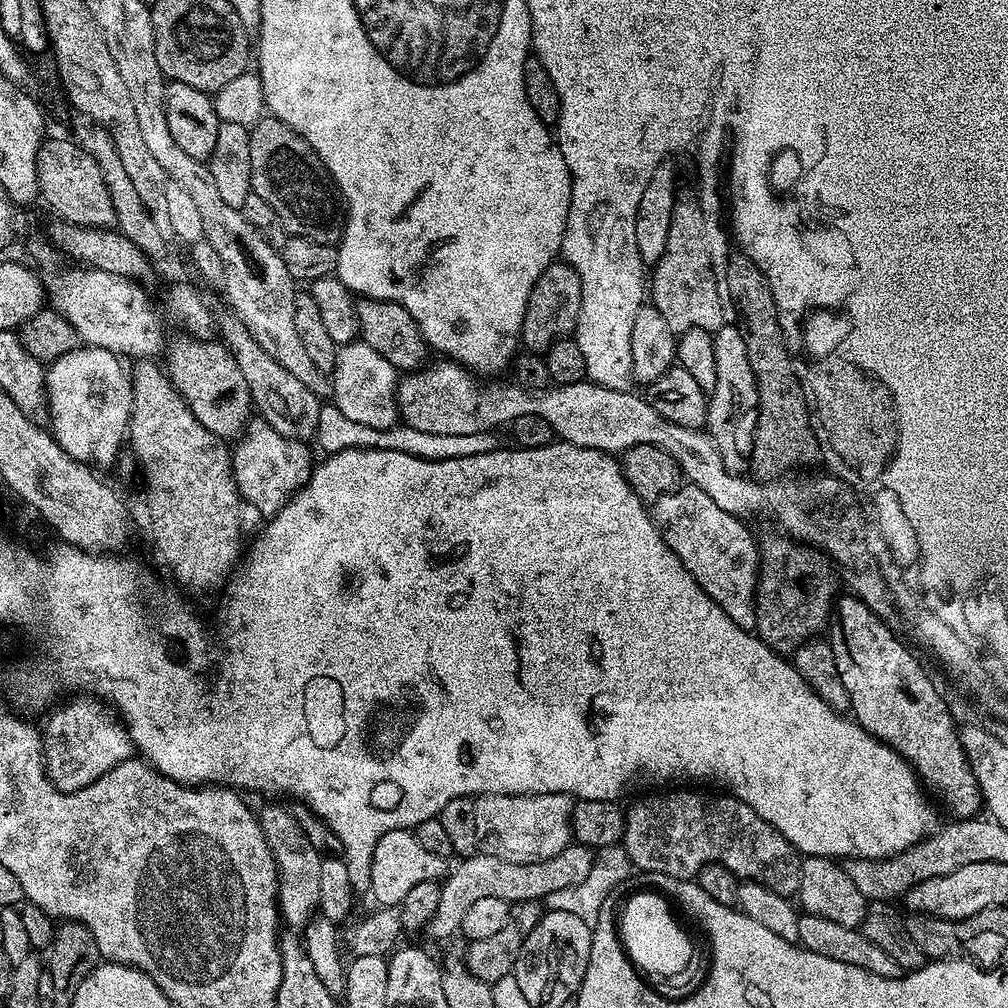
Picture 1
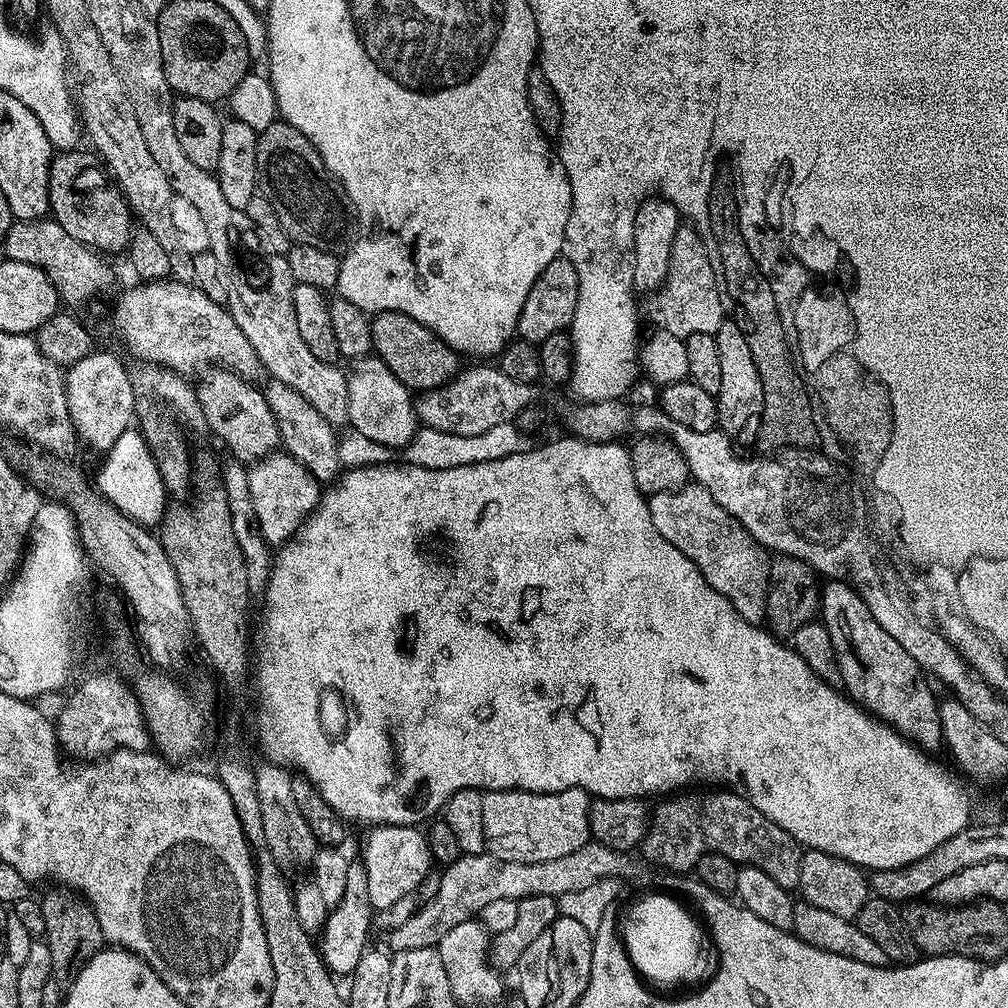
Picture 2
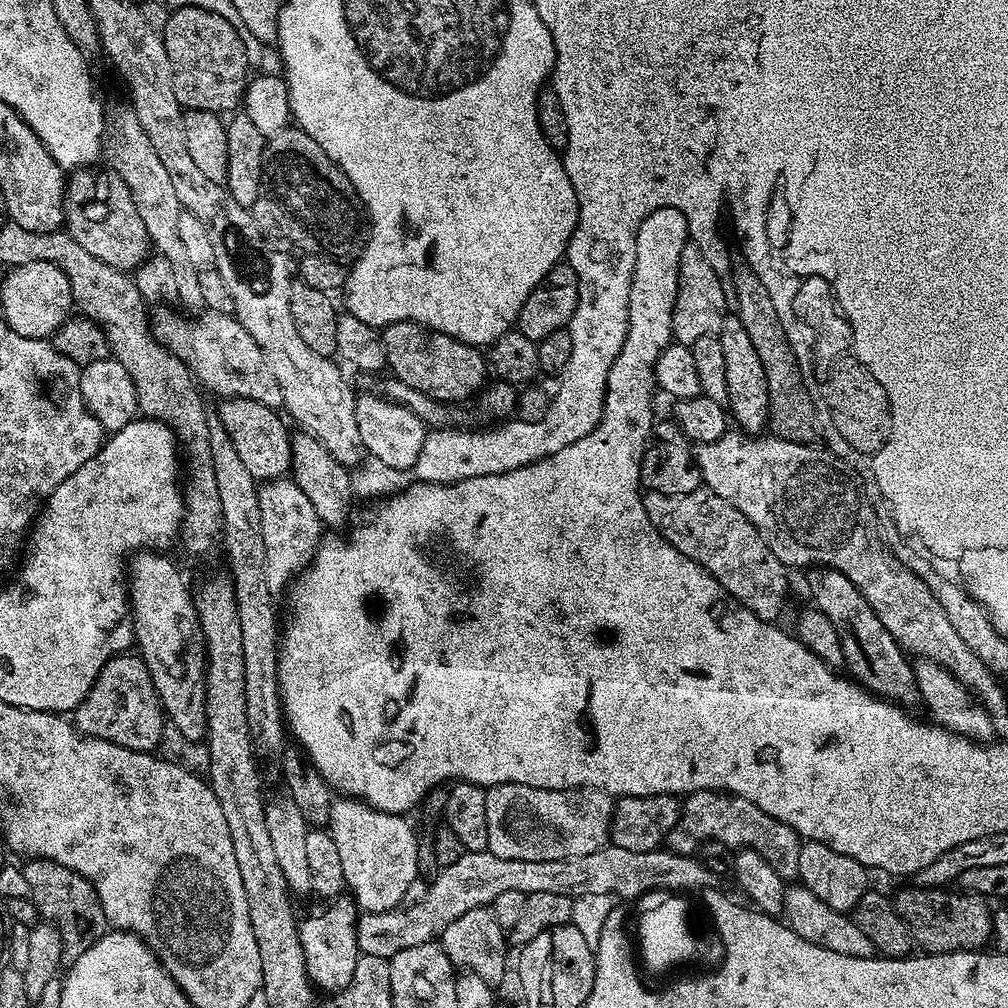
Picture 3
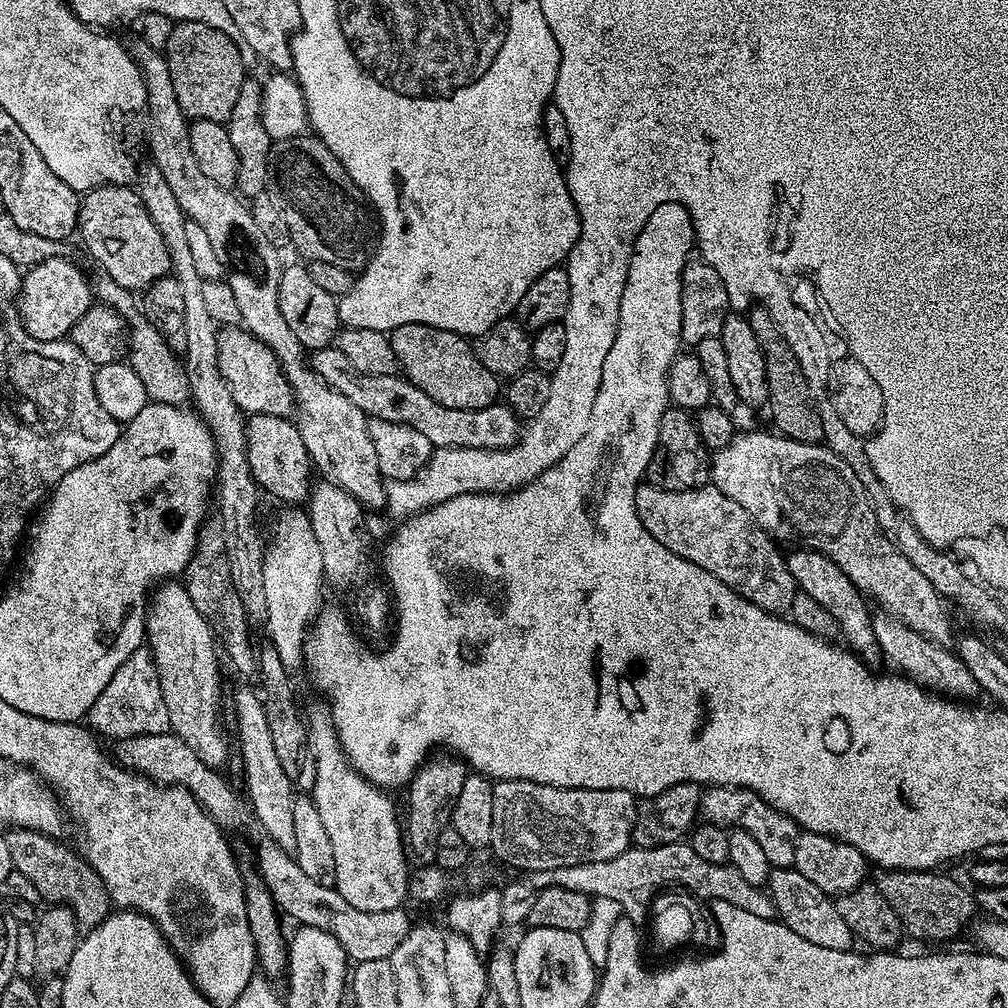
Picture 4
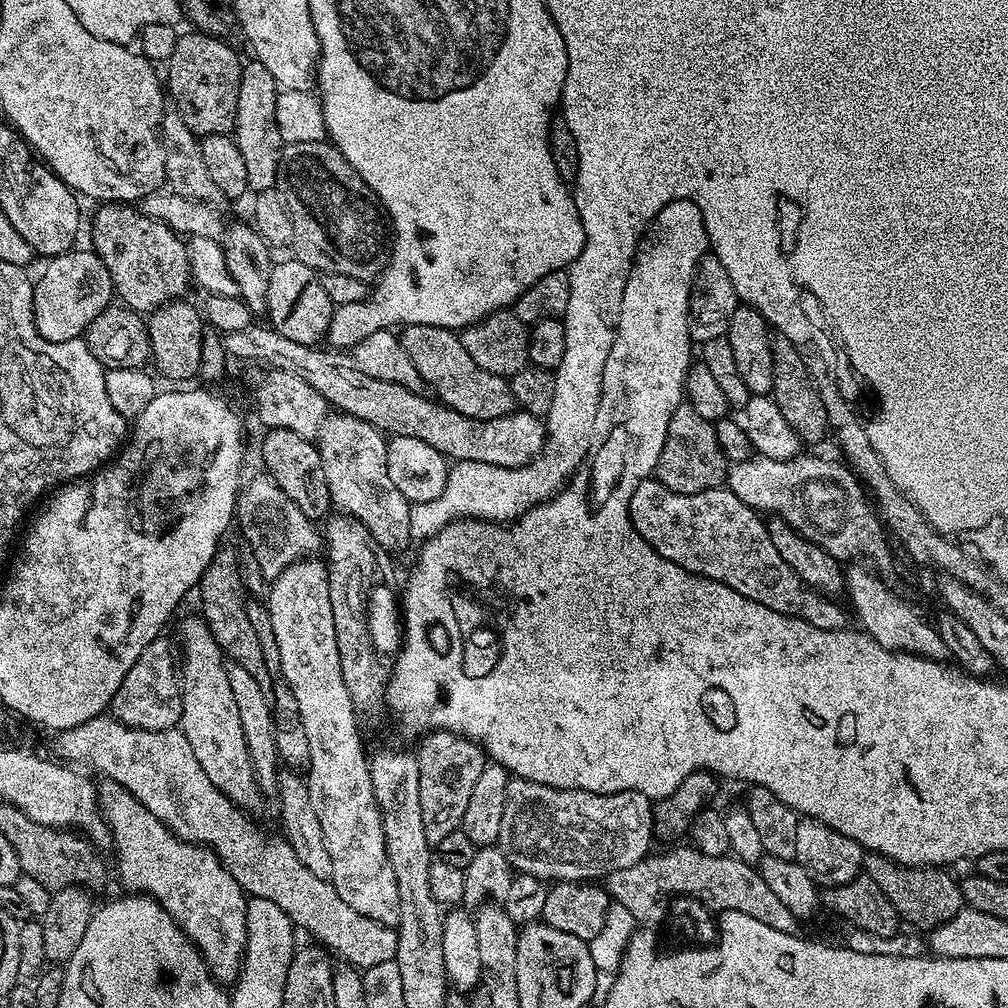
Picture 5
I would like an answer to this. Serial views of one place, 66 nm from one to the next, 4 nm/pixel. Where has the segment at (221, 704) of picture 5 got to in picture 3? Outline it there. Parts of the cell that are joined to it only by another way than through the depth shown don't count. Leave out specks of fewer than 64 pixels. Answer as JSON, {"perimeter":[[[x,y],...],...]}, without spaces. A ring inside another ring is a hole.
{"perimeter":[[[141,550],[127,561],[126,587],[134,644],[144,659],[171,727],[173,724],[188,740],[203,741],[208,731],[204,705],[204,635],[198,622],[193,589],[188,589],[183,574],[164,556],[167,555],[154,550]]]}

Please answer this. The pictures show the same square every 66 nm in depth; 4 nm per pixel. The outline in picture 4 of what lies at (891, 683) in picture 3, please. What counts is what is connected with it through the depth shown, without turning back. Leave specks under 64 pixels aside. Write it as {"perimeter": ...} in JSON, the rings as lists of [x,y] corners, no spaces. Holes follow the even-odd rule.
{"perimeter":[[[796,548],[787,553],[786,559],[790,574],[796,580],[797,589],[810,594],[814,602],[826,606],[826,611],[834,617],[834,622],[838,622],[840,636],[848,651],[856,653],[869,666],[881,663],[882,655],[875,638],[873,611],[868,610],[869,601],[864,593],[854,586],[854,582],[850,582],[850,578],[846,578],[846,574],[842,574],[842,570],[838,570],[838,566],[834,566],[834,562],[830,562],[830,558],[826,558],[826,554],[821,552]]]}

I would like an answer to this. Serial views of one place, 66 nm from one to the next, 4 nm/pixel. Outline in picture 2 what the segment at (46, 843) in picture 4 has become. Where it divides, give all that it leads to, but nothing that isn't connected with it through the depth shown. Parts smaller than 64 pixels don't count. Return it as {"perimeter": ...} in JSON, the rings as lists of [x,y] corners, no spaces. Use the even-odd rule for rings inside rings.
{"perimeter":[[[52,886],[45,896],[39,897],[46,943],[50,950],[50,962],[52,974],[57,984],[61,986],[71,985],[77,974],[105,947],[106,941],[102,930],[98,926],[98,918],[94,910],[83,896],[63,887]]]}

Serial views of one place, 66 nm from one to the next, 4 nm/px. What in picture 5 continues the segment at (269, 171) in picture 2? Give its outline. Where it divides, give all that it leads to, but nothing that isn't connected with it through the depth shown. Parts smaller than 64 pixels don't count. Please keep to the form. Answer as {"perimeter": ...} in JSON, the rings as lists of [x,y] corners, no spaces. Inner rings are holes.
{"perimeter":[[[324,140],[285,144],[275,188],[282,190],[294,222],[295,259],[321,274],[350,274],[350,278],[365,282],[375,281],[384,273],[390,232],[380,202],[335,144]]]}

